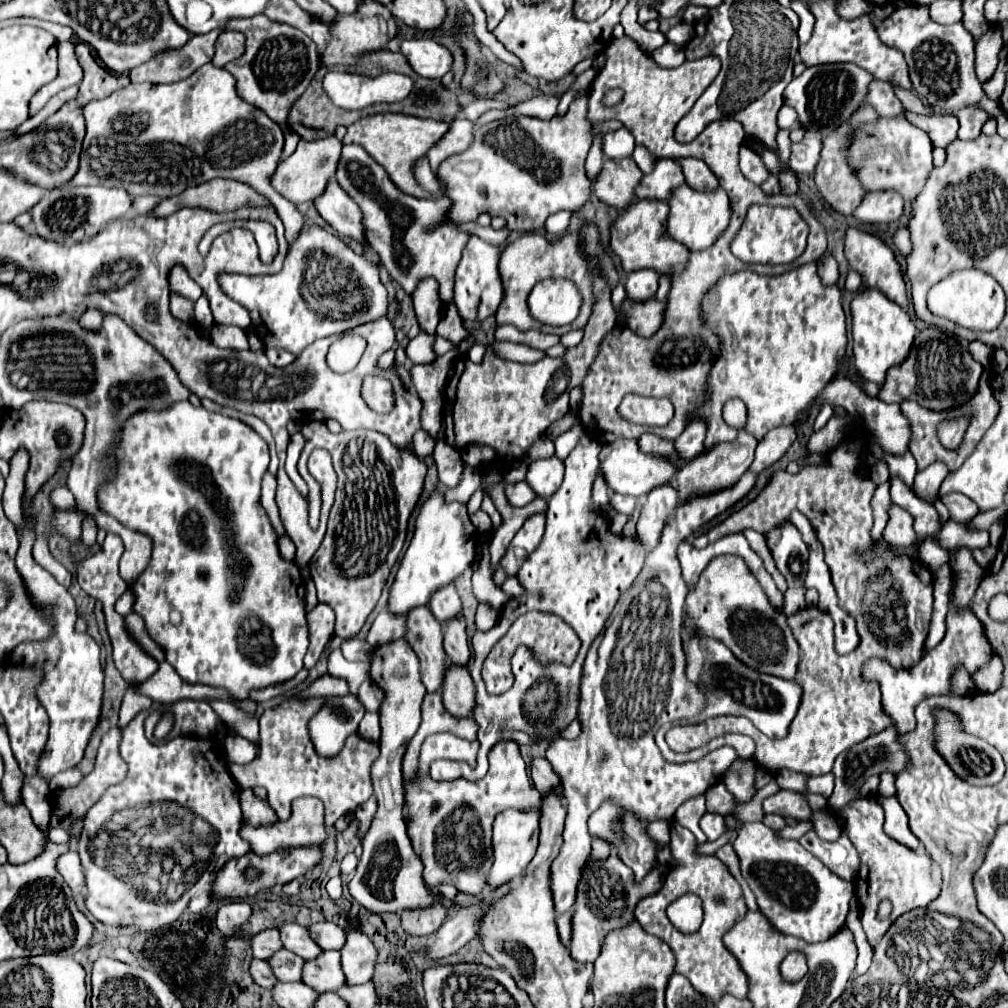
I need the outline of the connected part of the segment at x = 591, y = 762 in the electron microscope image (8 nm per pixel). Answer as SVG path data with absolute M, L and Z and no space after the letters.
M747 471L735 485L713 495L693 497L677 507L675 515L665 523L661 539L647 553L635 585L627 589L615 605L601 635L599 651L587 653L579 689L581 699L577 719L581 723L581 735L573 741L557 739L547 749L547 759L561 779L567 801L563 845L551 865L551 891L557 915L563 915L573 907L577 871L591 853L587 817L599 809L603 801L625 801L625 809L635 813L639 821L673 819L681 803L693 799L695 795L703 795L711 785L721 781L725 769L737 759L737 753L731 747L721 747L707 753L699 761L673 765L661 757L653 735L663 723L693 717L705 705L701 691L685 679L681 631L685 621L687 587L675 555L677 545L699 525L711 521L739 501L753 487L753 483L755 473Z

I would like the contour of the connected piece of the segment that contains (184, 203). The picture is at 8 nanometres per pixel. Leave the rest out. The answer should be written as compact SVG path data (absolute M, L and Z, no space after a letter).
M211 179L201 187L189 187L181 195L163 199L153 209L153 217L169 217L181 207L211 207L211 211L233 211L245 203L269 203L249 185L231 179Z

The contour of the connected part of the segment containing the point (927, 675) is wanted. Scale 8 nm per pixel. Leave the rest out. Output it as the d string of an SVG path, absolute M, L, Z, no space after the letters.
M951 603L949 615L947 615L947 633L935 649L925 653L921 663L917 663L911 669L893 669L883 659L871 659L865 665L865 679L879 681L881 693L883 693L883 711L893 721L893 727L903 735L905 731L911 731L915 727L913 711L923 699L927 699L931 695L947 695L949 693L949 675L957 663L963 663L967 667L967 671L973 673L981 665L985 665L991 657L993 657L993 653L985 639L983 625L979 623L979 619L969 609L965 609L963 613L957 613Z

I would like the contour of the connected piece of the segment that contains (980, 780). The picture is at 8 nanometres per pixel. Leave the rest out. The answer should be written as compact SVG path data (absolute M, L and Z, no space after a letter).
M933 709L933 715L935 715L937 751L943 755L943 759L947 761L947 765L953 769L953 773L957 777L961 777L963 781L967 781L971 785L993 785L1003 779L1005 765L1003 765L999 751L995 751L987 741L973 737L971 733L957 727L957 713L953 713L949 709Z

